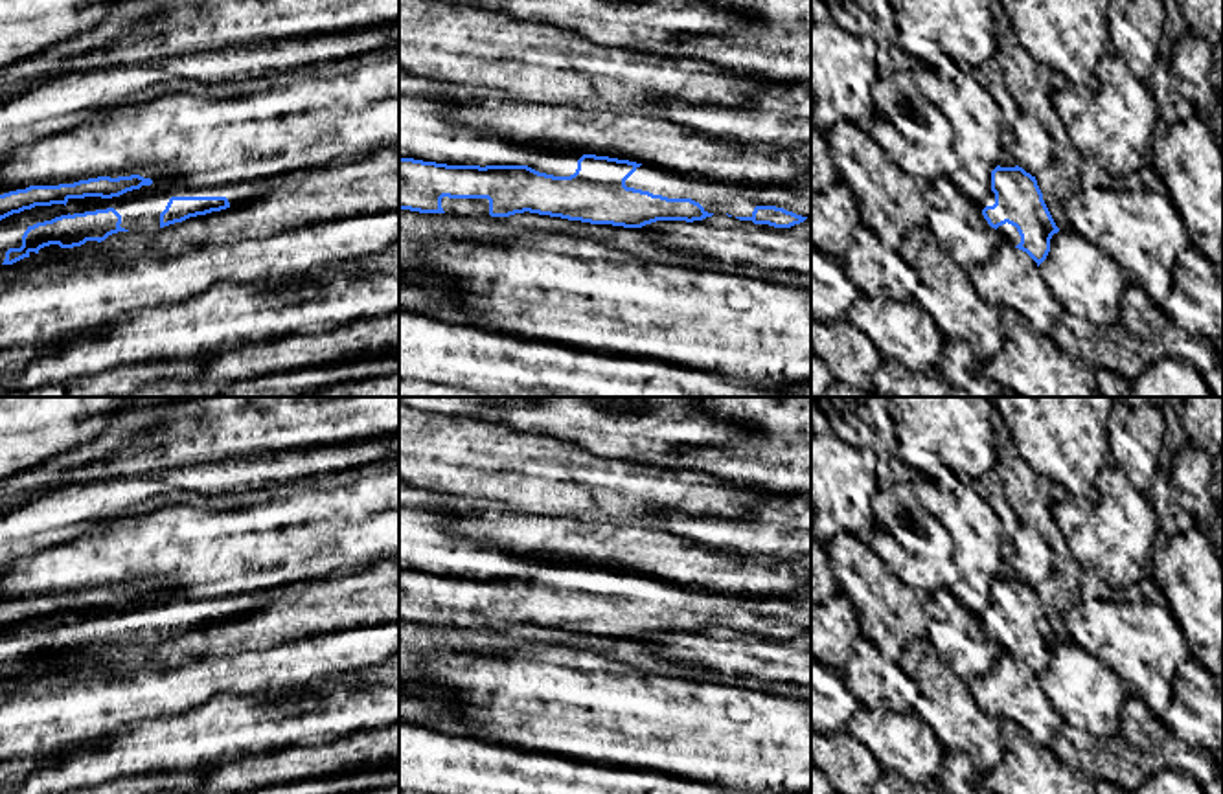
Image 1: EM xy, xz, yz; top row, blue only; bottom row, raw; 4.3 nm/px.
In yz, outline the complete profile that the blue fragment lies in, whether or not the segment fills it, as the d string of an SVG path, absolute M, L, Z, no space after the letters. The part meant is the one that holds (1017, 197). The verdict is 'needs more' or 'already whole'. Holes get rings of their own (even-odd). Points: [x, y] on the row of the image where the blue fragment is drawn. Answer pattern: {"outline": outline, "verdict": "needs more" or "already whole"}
{"outline": "M1000 167L991 171L995 204L982 210L991 228L1012 224L1021 235L1015 246L1026 252L1037 267L1050 252L1050 239L1059 232L1037 186L1035 176L1023 167Z", "verdict": "already whole"}

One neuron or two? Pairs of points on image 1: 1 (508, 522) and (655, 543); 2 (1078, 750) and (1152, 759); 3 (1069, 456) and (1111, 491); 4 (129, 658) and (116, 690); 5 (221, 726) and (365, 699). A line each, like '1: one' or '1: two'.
1: one
2: one
3: two
4: two
5: one

